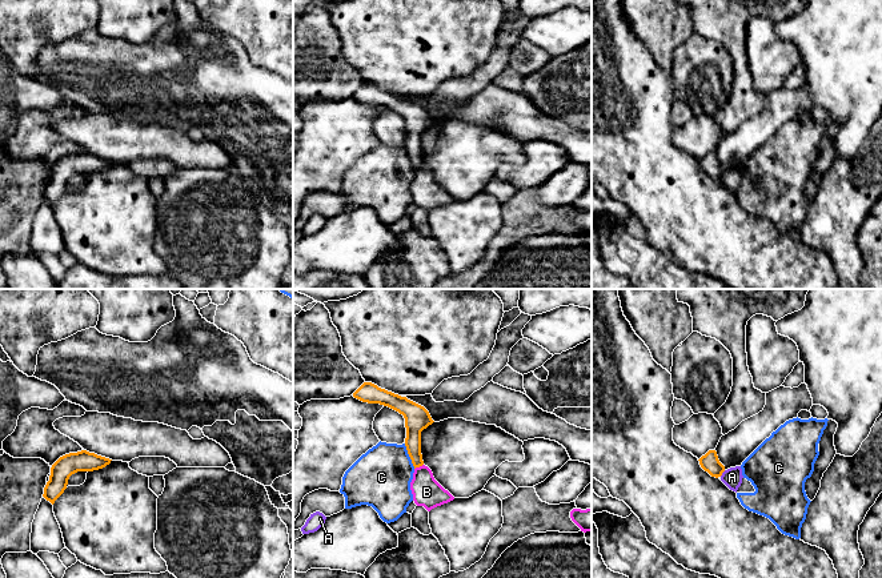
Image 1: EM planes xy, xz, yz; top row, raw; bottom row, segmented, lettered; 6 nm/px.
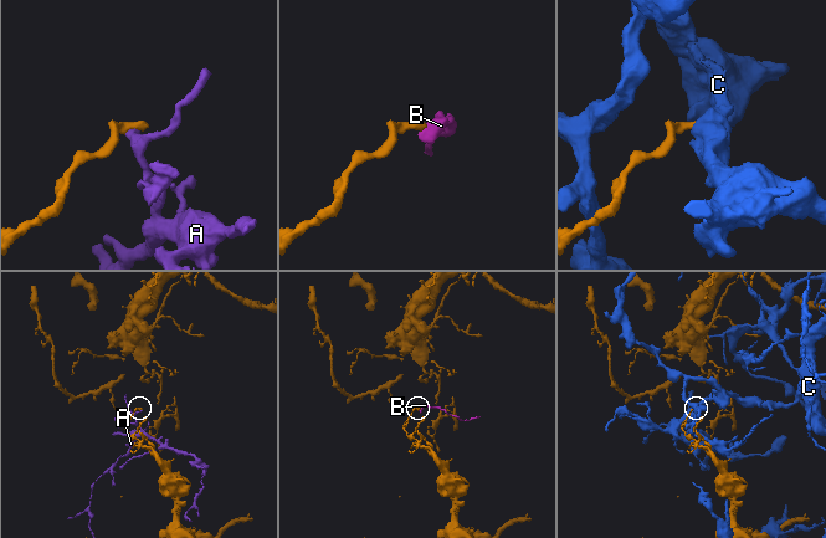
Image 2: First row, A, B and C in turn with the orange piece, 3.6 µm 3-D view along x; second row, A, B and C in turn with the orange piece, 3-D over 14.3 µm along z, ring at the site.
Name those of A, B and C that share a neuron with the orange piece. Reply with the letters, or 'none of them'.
none of them

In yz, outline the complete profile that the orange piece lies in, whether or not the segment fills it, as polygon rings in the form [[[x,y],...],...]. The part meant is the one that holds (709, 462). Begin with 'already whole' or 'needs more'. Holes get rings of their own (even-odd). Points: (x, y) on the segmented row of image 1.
already whole | [[[709,450],[698,461],[699,461],[701,467],[705,471],[707,471],[711,477],[718,478],[725,471],[725,466],[719,462],[715,450]]]

